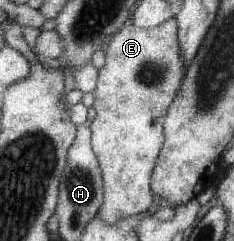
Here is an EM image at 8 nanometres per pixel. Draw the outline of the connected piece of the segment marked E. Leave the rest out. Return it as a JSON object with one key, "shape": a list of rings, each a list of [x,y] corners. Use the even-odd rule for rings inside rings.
{"shape":[[[174,17],[149,29],[138,28],[126,22],[111,35],[103,50],[104,63],[98,69],[97,83],[91,91],[94,96],[92,107],[95,109],[95,116],[88,128],[92,150],[97,158],[102,177],[103,201],[95,216],[99,216],[106,224],[114,224],[119,218],[137,219],[145,214],[147,207],[153,201],[150,175],[163,143],[162,125],[165,112],[179,89],[185,67],[180,60]]]}

